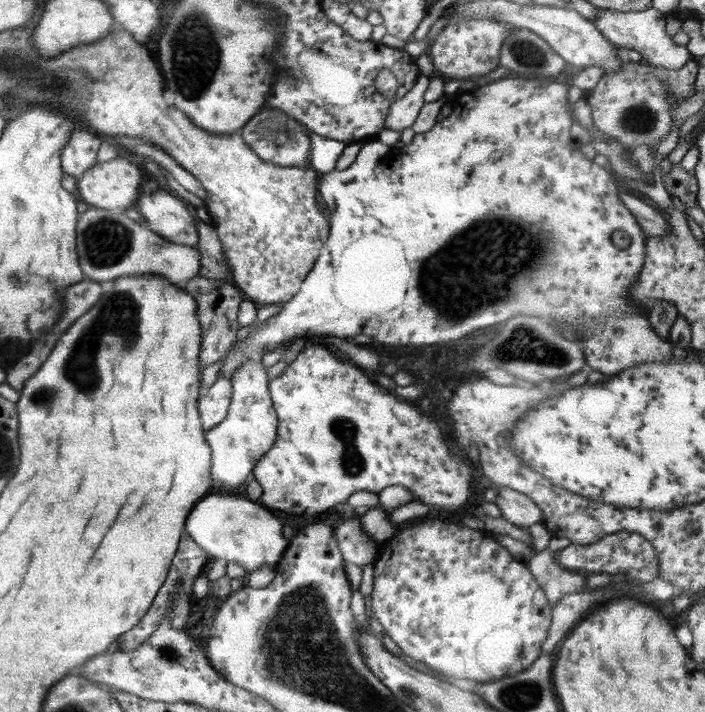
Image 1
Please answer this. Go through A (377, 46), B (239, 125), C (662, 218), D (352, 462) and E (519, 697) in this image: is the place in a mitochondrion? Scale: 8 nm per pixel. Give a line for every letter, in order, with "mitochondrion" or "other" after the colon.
A: other
B: other
C: other
D: mitochondrion
E: mitochondrion

